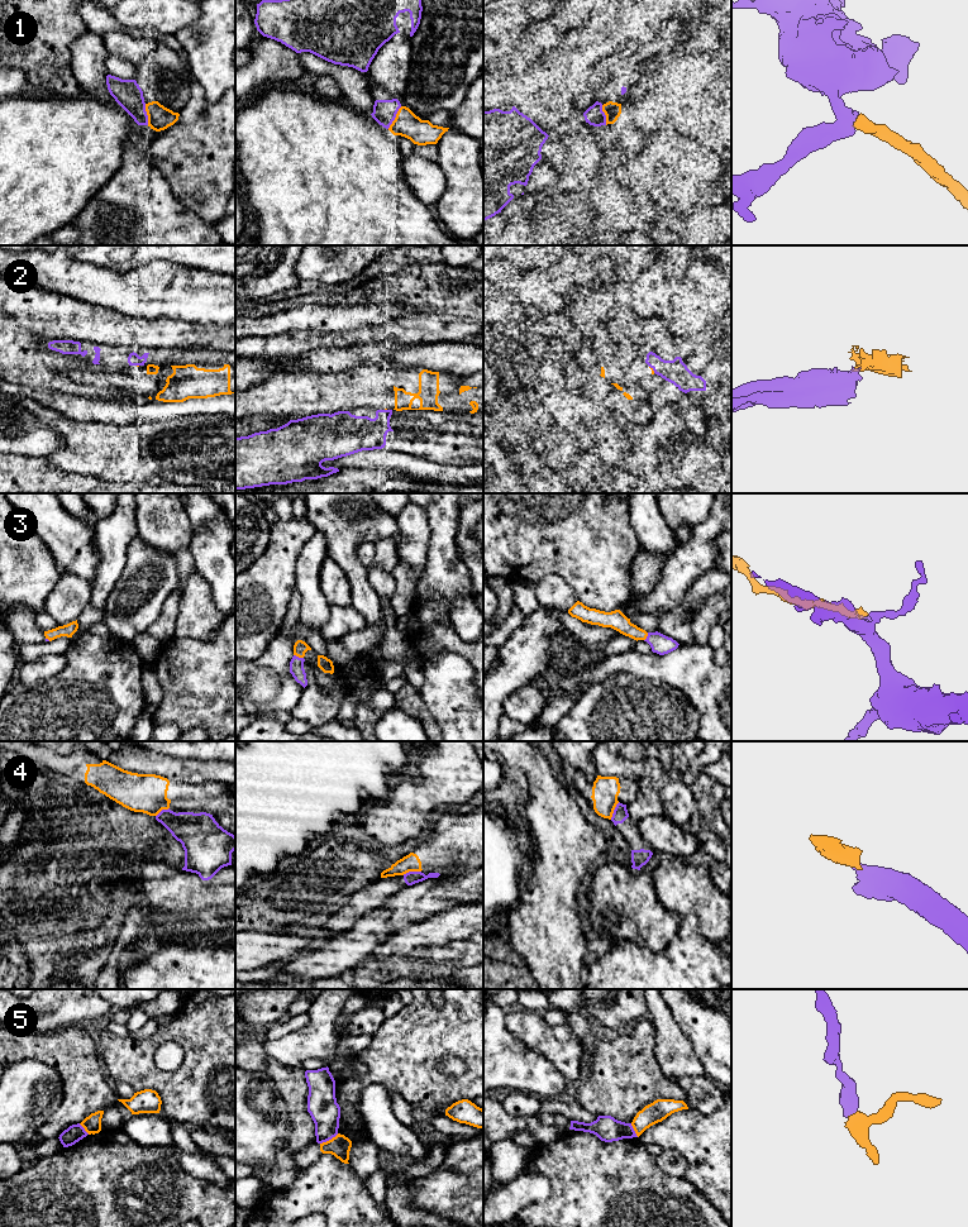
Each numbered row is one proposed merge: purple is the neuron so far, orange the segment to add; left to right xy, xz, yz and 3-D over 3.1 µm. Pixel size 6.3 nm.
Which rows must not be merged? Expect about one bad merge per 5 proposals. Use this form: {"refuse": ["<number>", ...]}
{"refuse": ["2", "4", "5"]}

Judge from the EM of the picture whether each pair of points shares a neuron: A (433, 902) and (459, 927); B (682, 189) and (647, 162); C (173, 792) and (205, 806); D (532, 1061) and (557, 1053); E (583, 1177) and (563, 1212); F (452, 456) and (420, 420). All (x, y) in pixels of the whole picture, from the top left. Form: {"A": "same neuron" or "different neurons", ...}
{"A": "different neurons", "B": "same neuron", "C": "same neuron", "D": "different neurons", "E": "same neuron", "F": "same neuron"}

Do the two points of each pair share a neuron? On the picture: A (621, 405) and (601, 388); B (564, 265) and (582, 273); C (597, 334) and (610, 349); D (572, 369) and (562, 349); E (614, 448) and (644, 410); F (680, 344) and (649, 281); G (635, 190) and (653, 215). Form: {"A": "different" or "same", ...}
{"A": "same", "B": "same", "C": "same", "D": "same", "E": "different", "F": "different", "G": "same"}

